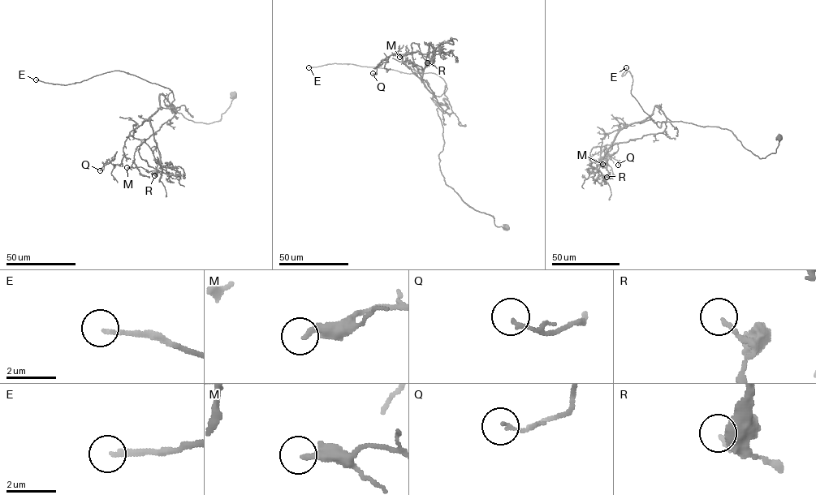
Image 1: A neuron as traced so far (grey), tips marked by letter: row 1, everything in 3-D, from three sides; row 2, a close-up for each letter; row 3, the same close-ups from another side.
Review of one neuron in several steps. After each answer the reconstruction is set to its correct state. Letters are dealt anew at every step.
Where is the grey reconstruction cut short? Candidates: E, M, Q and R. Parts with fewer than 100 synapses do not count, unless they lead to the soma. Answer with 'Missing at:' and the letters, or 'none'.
Missing at: E

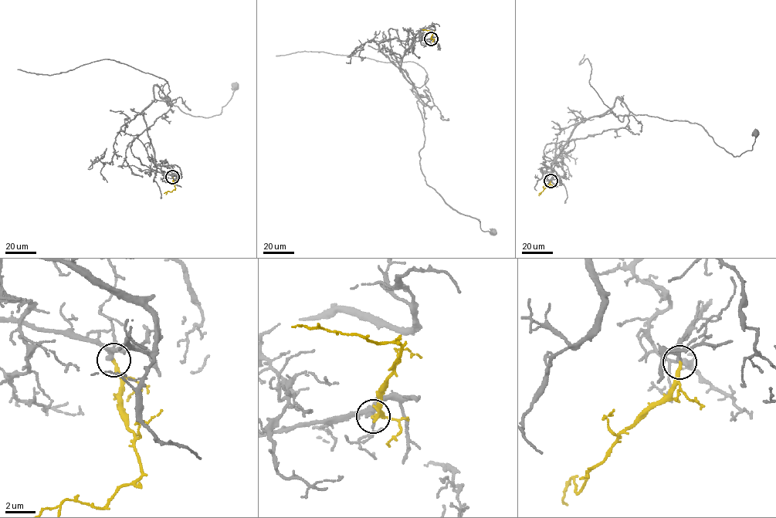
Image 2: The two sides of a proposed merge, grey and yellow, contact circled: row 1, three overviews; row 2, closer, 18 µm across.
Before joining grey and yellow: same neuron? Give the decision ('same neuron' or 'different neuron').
same neuron

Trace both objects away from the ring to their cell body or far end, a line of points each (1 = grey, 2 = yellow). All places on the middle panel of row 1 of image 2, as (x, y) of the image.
1: (431, 38), (413, 38), (401, 69), (418, 97), (424, 123), (422, 174), (447, 204), (493, 232)
2: (431, 38), (433, 32), (422, 29)

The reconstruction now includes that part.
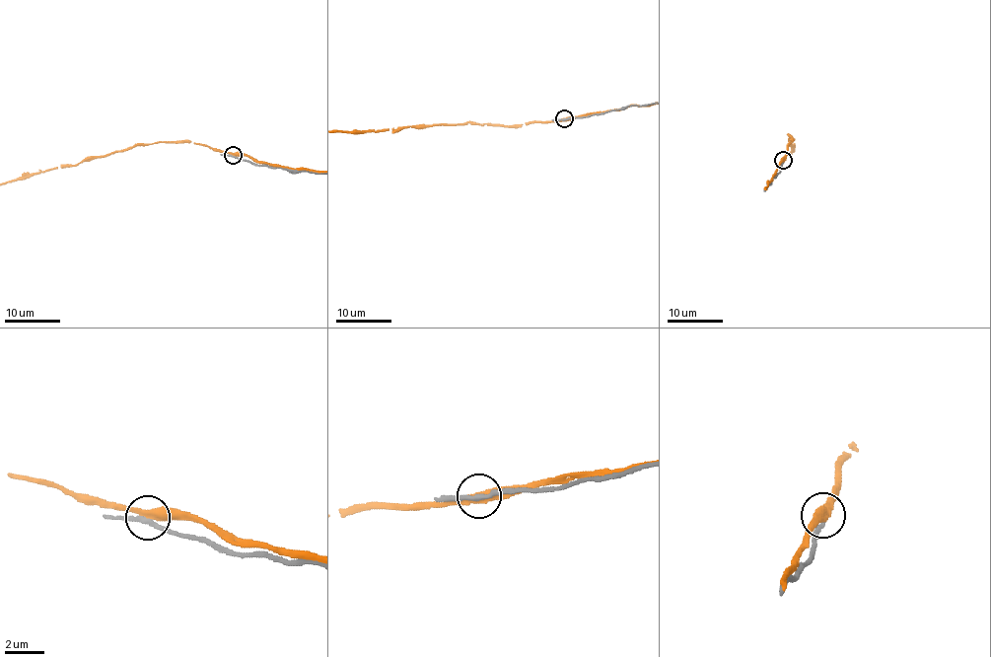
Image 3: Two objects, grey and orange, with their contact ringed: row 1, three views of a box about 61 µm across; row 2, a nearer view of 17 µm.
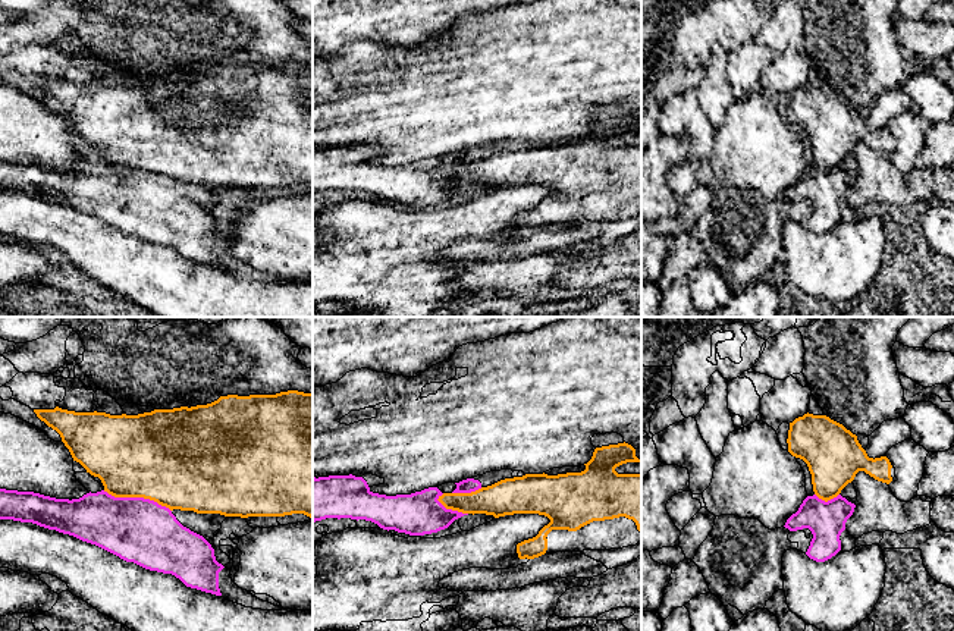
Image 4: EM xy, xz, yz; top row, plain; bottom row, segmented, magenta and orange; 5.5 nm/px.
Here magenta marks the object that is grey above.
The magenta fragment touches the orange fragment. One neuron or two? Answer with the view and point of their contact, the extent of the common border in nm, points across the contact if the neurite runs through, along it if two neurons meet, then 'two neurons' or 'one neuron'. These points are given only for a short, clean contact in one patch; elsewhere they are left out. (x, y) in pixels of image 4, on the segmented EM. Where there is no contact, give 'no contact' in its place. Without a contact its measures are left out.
xy (137, 498) | 400 nm | along xy (103, 490), (115, 496), (148, 498), (170, 511) | two neurons

